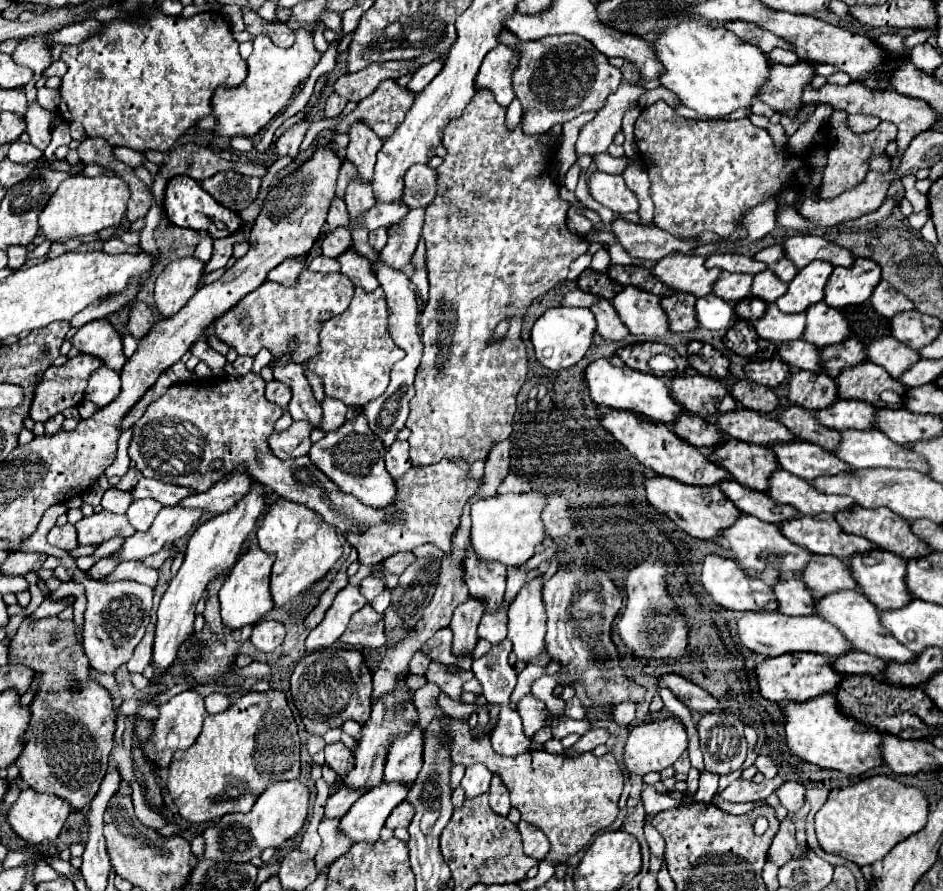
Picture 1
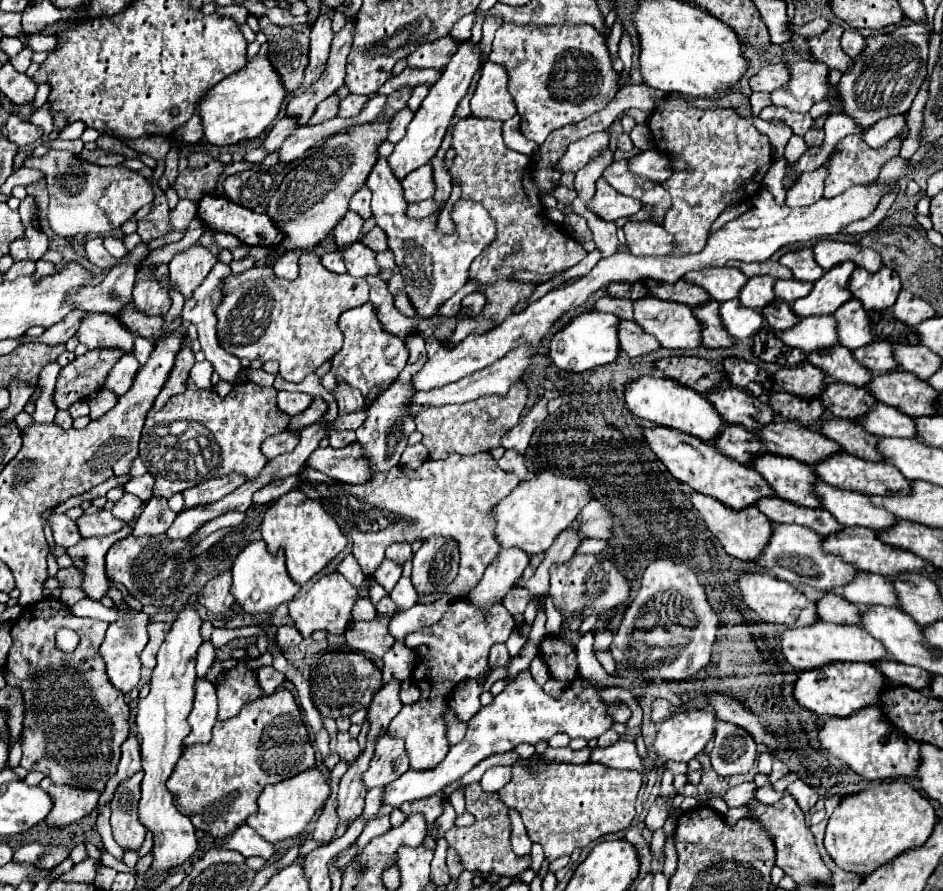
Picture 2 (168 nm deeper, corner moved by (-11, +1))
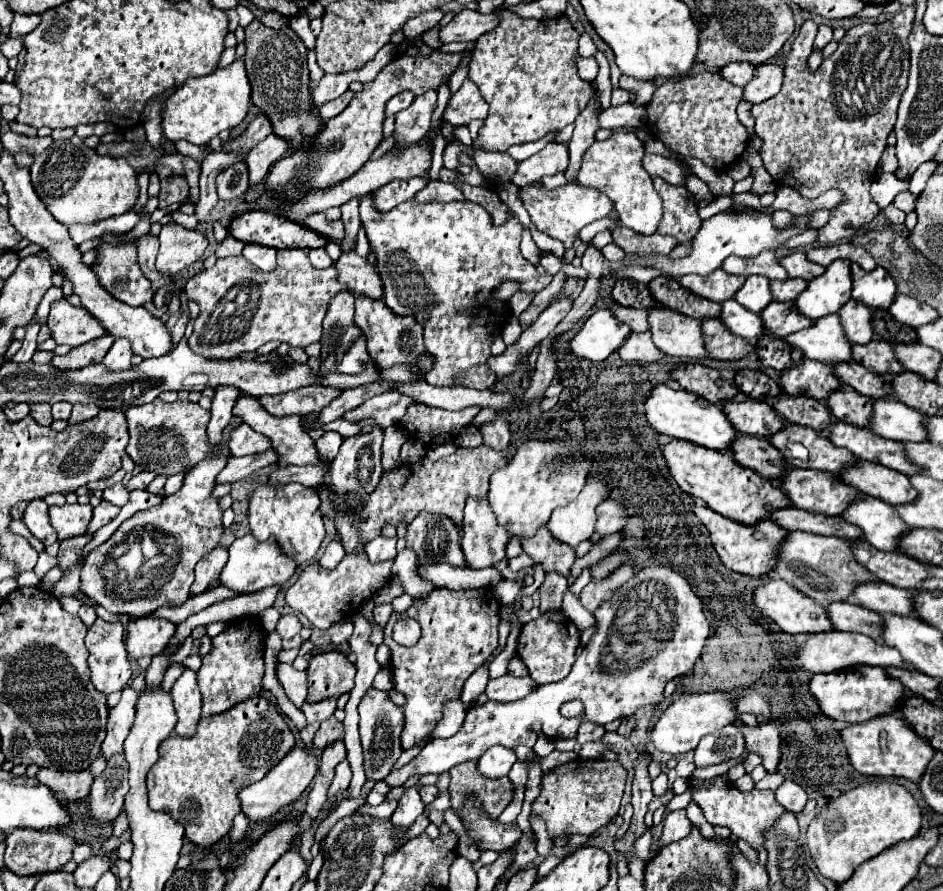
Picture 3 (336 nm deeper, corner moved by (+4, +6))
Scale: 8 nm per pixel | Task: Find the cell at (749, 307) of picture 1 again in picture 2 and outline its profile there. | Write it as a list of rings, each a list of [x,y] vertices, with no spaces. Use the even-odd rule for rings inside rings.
[[[775,299],[775,303],[771,303],[771,307],[765,307],[763,317],[767,319],[769,327],[779,333],[787,331],[799,323],[799,317],[793,313],[791,305],[785,301],[779,301],[779,299]]]

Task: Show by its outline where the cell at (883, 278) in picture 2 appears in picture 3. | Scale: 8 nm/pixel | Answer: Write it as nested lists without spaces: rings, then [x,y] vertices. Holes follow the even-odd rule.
[[[852,264],[852,282],[854,282],[852,284],[852,298],[858,302],[864,302],[868,308],[888,308],[896,296],[894,280],[890,278],[890,274],[882,266],[876,266],[874,270],[866,272],[858,264]]]

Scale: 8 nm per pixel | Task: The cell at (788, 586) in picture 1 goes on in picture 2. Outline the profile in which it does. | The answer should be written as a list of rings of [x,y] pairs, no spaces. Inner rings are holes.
[[[825,593],[821,601],[817,601],[817,611],[821,621],[839,623],[839,625],[859,625],[861,623],[861,609],[849,603],[845,597],[835,593]]]

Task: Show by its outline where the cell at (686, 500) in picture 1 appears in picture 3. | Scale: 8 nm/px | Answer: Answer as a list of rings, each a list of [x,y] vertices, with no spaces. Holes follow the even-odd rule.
[[[694,506],[694,514],[700,518],[700,522],[708,528],[712,546],[718,552],[722,564],[734,572],[750,574],[750,576],[764,576],[772,570],[772,564],[776,560],[776,546],[782,542],[786,532],[774,524],[772,520],[762,520],[756,526],[744,526],[742,522],[734,522],[730,518],[720,516],[718,512],[710,510],[708,506]]]

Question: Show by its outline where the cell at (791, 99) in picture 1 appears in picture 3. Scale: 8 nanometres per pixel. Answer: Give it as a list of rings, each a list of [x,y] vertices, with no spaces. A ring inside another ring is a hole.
[[[736,62],[722,68],[722,76],[736,86],[746,86],[754,78],[754,74],[756,74],[756,66],[752,66],[750,62],[740,62],[740,64]]]

